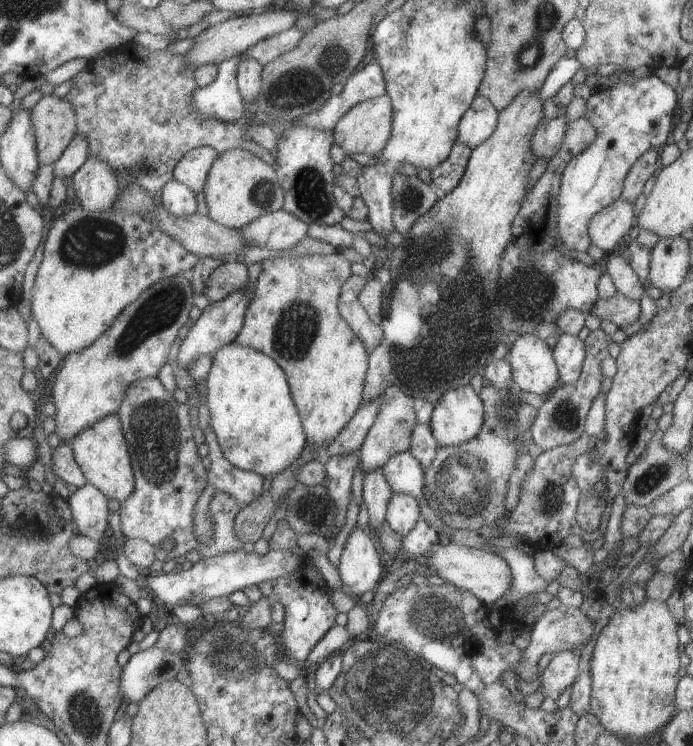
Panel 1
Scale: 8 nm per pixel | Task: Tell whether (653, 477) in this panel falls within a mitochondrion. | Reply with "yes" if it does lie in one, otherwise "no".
yes

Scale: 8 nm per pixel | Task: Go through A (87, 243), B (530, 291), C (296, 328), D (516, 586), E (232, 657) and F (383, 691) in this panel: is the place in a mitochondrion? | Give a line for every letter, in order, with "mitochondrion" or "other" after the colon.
A: mitochondrion
B: mitochondrion
C: mitochondrion
D: other
E: mitochondrion
F: mitochondrion

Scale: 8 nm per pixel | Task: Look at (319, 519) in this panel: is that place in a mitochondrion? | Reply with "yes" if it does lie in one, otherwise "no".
no

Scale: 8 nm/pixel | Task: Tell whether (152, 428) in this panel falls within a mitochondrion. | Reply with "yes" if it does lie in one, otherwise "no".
yes

